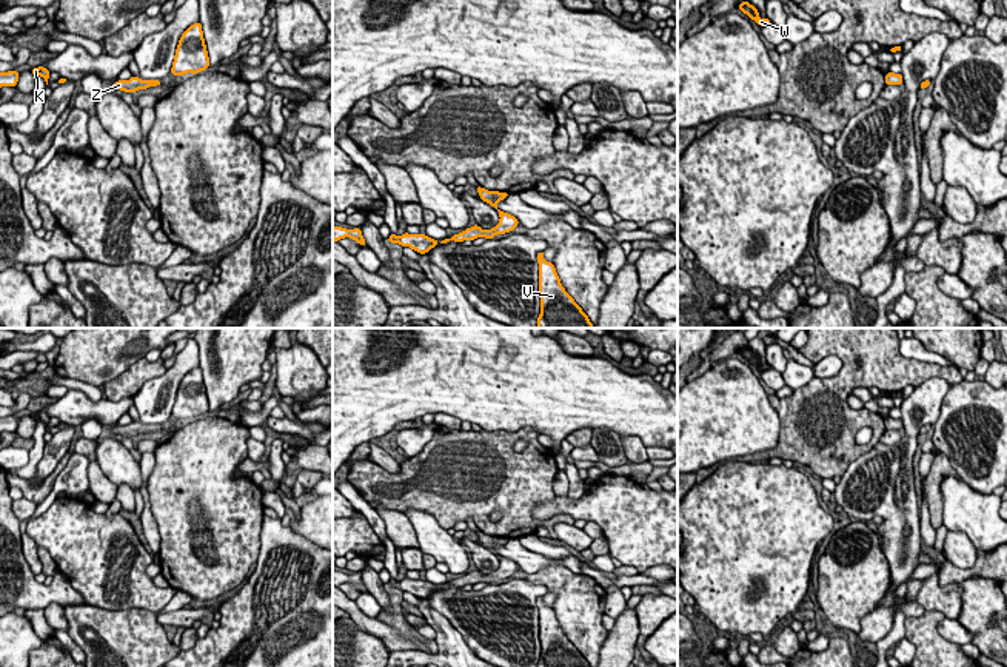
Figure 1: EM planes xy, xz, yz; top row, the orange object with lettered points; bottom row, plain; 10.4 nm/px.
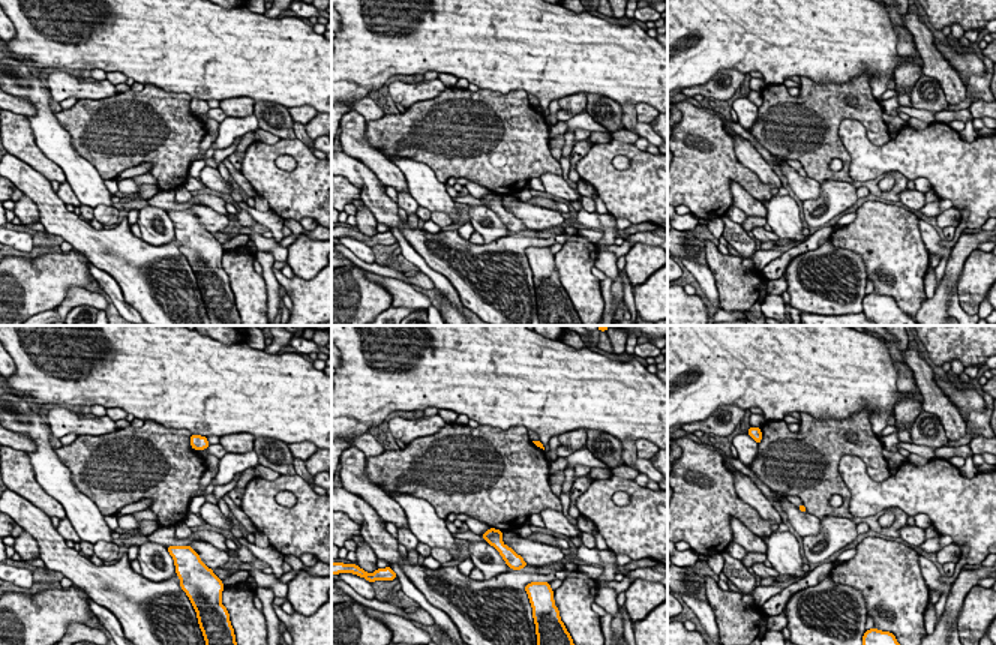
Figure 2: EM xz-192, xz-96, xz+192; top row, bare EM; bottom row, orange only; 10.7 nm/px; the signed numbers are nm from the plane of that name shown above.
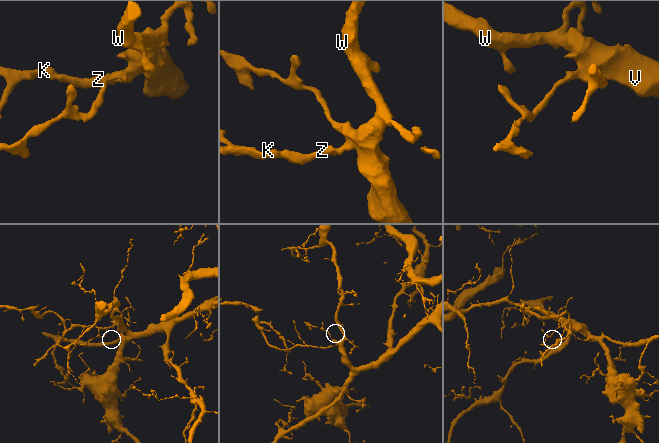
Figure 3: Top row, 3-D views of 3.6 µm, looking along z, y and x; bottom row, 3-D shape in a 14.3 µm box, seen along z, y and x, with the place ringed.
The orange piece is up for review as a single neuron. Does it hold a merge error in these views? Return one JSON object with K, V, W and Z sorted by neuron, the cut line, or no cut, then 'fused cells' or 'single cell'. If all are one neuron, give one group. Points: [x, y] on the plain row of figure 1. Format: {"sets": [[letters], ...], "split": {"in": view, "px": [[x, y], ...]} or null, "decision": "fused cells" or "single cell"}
{"sets": [["K", "V", "W", "Z"]], "split": null, "decision": "single cell"}

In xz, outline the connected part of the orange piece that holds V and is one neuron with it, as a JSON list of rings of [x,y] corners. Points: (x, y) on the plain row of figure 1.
[[[537,598],[540,659],[537,667],[590,667],[588,661],[565,636],[553,607]]]

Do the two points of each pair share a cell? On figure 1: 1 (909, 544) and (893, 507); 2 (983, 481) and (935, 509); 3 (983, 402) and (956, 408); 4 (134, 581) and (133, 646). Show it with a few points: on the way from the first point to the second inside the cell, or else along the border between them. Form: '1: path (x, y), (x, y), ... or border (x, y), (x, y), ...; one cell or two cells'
1: path (901, 535), (899, 516); one cell
2: border (940, 450), (961, 478); two cells
3: path (976, 405), (963, 408); one cell
4: border (97, 607), (110, 610), (150, 609), (156, 613); two cells

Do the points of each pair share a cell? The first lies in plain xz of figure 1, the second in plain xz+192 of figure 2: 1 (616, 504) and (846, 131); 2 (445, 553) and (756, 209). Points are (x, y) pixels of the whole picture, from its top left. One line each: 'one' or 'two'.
1: one
2: two

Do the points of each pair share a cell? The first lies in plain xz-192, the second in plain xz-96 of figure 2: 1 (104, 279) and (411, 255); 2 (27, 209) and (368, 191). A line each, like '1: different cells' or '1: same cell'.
1: same cell
2: different cells

